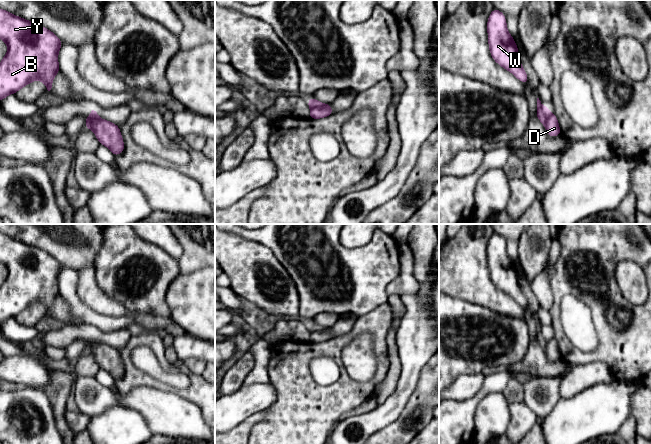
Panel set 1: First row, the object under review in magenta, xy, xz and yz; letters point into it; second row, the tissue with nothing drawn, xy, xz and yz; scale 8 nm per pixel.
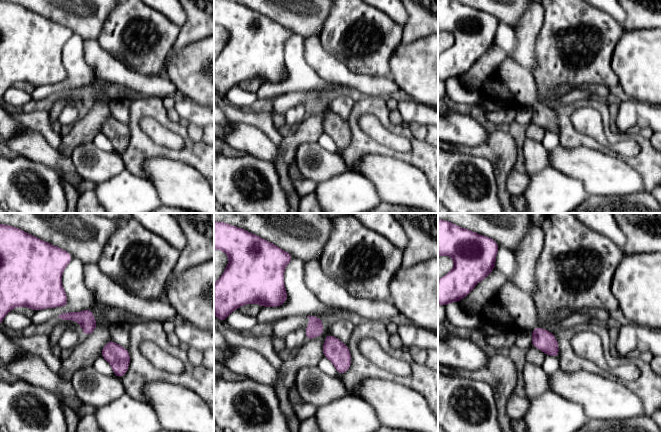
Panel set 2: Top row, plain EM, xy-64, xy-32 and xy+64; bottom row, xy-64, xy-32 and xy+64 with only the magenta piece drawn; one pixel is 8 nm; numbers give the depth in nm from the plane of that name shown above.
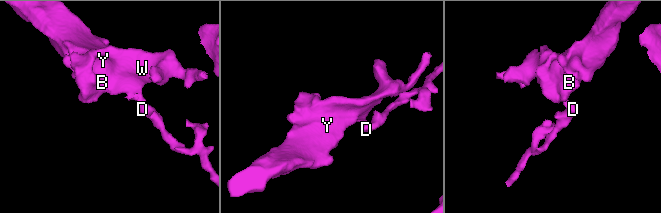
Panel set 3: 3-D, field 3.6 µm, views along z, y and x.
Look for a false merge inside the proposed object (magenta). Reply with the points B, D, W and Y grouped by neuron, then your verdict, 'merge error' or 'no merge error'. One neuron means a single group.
B W Y / D | merge error

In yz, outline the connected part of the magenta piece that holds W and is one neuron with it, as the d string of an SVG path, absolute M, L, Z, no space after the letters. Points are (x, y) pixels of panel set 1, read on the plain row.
M493 233L487 247L489 274L493 284L516 300L523 308L528 300L518 282L518 272L514 262L508 257L505 239Z

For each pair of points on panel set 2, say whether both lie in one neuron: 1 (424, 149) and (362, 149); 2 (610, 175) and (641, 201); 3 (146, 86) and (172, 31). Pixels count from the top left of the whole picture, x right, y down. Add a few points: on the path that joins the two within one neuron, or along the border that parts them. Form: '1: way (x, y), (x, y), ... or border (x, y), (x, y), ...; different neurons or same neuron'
1: way (409, 156), (401, 156), (377, 149); same neuron
2: border (648, 191), (625, 195), (610, 195); different neurons
3: border (128, 69), (143, 74), (157, 75); different neurons

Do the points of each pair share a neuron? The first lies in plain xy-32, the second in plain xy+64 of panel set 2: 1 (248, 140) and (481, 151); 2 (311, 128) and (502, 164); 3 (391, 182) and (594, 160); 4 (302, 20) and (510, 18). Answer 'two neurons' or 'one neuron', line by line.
1: two neurons
2: one neuron
3: one neuron
4: one neuron

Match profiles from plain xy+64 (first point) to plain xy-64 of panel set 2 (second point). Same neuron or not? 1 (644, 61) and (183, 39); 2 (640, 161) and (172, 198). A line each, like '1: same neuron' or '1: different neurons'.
1: different neurons
2: different neurons

